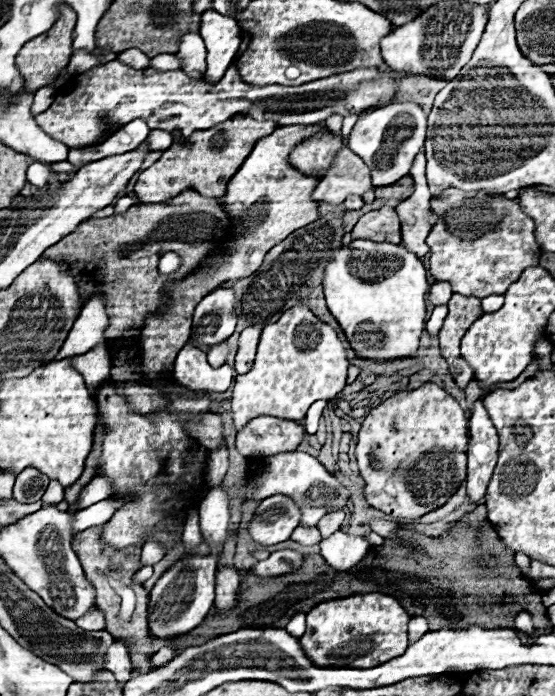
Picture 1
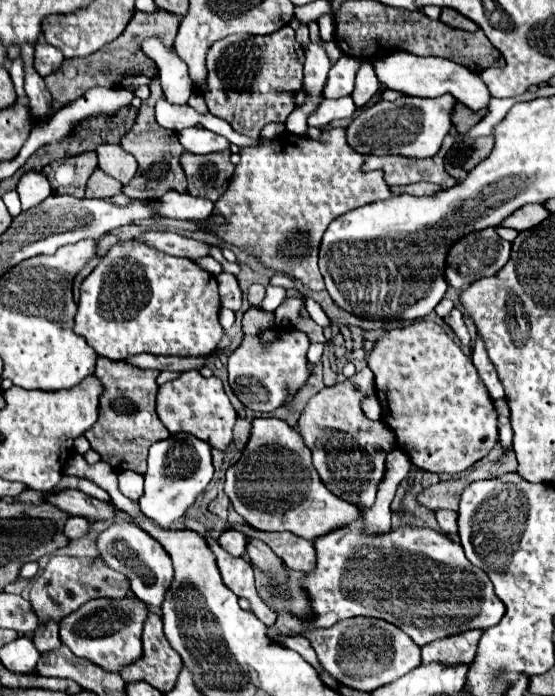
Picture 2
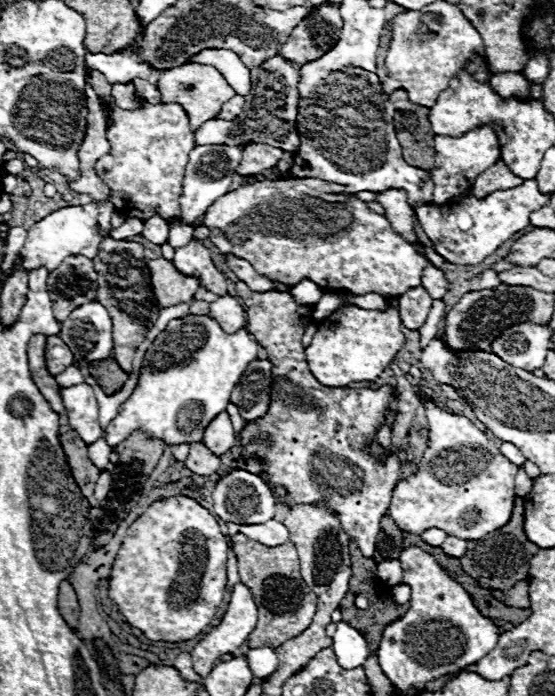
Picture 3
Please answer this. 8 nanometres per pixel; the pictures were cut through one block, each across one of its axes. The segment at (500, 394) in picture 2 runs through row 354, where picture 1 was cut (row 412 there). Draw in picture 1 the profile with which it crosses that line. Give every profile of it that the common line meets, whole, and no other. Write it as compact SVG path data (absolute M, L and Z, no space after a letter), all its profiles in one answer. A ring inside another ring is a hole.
M474 402L470 414L470 450L468 450L468 482L466 494L470 502L480 502L486 496L490 476L498 462L498 434L482 404Z

